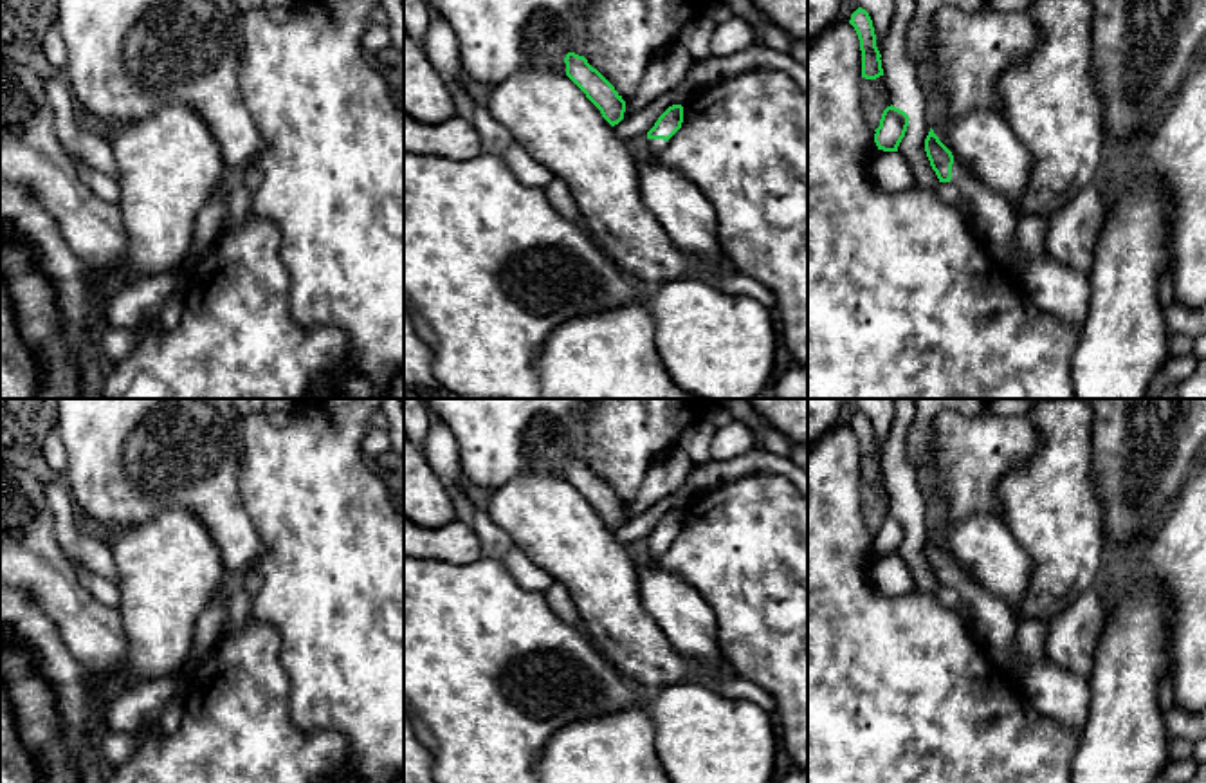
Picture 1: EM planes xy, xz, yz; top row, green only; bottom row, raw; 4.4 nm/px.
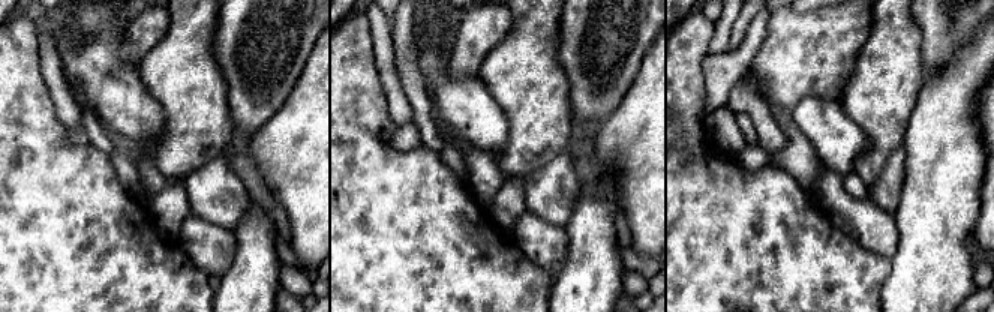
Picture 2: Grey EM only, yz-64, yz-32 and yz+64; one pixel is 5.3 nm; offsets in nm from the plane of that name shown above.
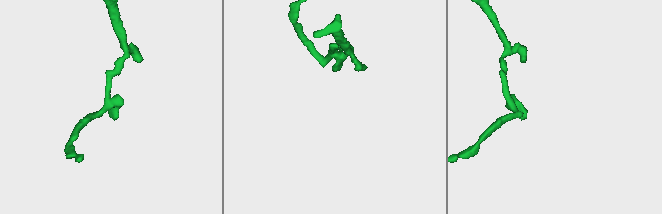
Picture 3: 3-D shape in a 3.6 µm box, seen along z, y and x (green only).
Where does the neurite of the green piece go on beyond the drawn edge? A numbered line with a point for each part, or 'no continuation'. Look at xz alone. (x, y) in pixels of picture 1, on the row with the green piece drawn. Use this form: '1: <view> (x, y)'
1: xz (657, 147)

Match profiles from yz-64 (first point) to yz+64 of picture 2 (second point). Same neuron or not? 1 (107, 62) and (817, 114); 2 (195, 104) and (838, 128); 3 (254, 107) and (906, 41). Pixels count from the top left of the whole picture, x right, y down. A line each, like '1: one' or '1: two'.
1: one
2: two
3: two

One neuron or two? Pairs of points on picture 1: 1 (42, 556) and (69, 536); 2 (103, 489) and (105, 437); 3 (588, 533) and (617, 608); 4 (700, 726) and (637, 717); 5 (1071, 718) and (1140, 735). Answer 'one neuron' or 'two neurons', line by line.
1: two neurons
2: one neuron
3: one neuron
4: two neurons
5: two neurons

